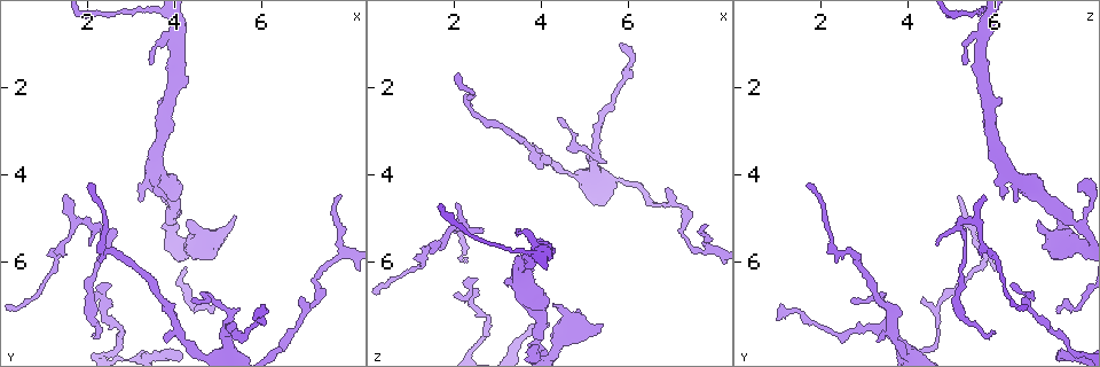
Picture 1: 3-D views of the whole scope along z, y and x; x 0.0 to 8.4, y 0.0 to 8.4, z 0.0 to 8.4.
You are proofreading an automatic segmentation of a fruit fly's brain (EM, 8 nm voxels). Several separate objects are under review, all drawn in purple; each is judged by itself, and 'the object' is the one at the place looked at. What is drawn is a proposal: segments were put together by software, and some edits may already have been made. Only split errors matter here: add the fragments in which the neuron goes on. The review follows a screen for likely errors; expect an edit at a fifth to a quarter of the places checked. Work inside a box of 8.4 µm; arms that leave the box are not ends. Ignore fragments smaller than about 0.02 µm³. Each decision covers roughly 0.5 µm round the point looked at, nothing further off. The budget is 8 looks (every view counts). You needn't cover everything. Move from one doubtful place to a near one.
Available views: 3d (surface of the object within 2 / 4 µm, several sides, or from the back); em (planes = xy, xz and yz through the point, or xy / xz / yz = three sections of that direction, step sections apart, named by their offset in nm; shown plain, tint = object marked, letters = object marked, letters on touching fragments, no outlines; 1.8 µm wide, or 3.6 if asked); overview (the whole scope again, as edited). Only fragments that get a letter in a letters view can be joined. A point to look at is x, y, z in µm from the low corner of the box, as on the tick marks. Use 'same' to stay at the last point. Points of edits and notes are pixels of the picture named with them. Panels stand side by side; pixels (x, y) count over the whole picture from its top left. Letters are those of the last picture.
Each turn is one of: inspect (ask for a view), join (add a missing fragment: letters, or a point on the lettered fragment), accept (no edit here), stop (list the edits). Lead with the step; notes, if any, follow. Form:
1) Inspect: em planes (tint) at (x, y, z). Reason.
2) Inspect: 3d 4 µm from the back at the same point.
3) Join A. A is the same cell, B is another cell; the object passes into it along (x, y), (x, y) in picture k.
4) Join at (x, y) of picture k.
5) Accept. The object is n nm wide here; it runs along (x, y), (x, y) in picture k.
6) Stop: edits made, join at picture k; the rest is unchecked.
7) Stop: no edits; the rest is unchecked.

Inspect: 3d 4 µm at (5.85, 7.35, 0.95). Thin end.

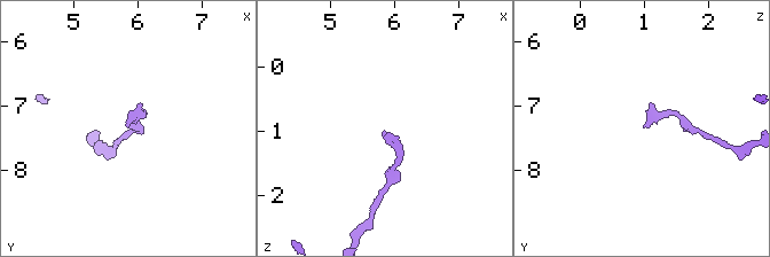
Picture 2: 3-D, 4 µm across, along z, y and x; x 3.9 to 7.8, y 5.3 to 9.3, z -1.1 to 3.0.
Inspect: em xz step 16 (plain) at (5.85, 7.30, 0.95). Shape alone is not enough.

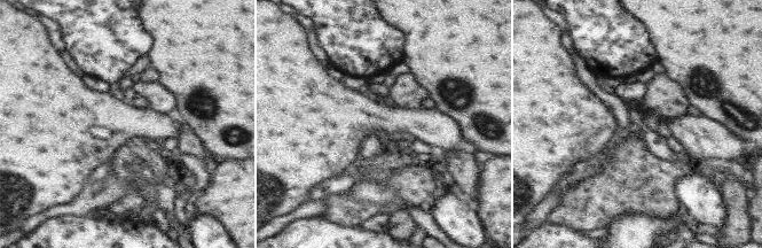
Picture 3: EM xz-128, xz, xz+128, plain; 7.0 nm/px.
Inspect: em xz step 16 (letters) at the same point. What lies round it.

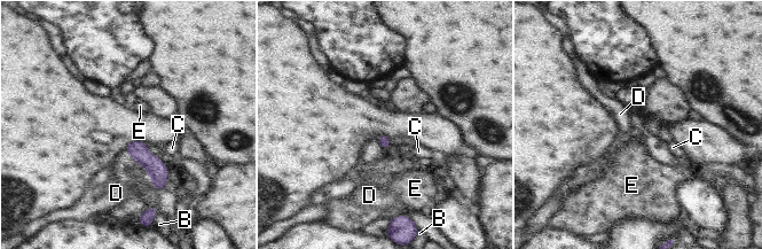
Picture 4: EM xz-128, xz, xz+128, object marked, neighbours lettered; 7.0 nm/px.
Accept. B, C, D and E are other cells; no lettered fragment goes on from it.

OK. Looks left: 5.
Inspect: 3d 2 µm at (2.05, 5.65, 4.70). Tapers out.

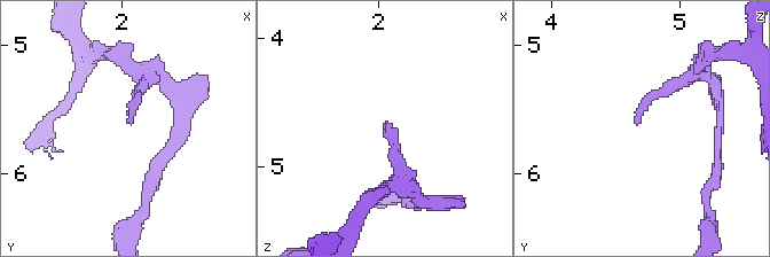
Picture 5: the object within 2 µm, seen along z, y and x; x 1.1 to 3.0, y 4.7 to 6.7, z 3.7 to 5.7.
Inspect: em planes (letters) at (2.06, 5.60, 4.68).

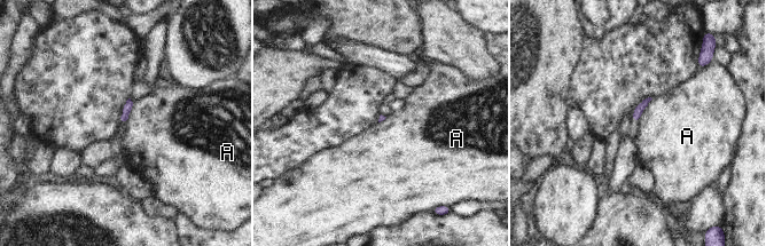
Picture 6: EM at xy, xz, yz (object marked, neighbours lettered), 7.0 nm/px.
Accept. A is another cell; a border runs along (653, 98), (635, 124) in picture 6; no lettered fragment goes on from it.

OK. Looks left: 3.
Inspect: 3d 2 µm at (2.25, 7.55, 5.95). Tapers out.

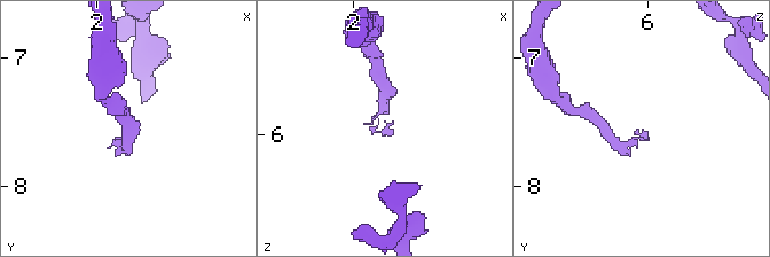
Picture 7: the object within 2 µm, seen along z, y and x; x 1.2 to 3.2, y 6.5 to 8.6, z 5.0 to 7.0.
Inspect: em xz step 8 (tint) at (2.28, 7.56, 5.98). Now the EM.

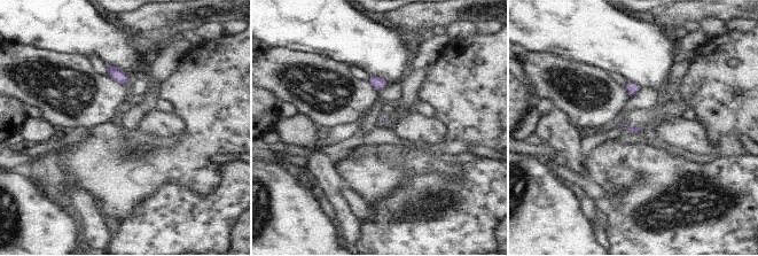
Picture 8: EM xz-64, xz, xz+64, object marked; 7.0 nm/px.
Inspect: em planes (letters) at the same point.

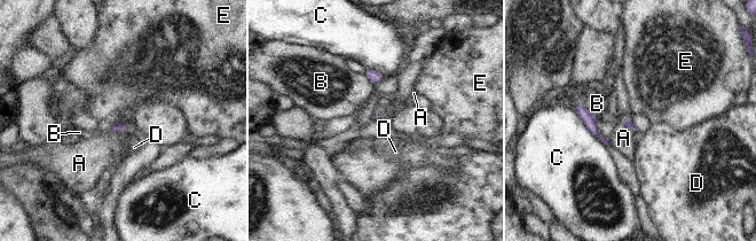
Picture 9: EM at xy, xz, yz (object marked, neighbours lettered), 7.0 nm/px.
Join A. The longest contact is with C, 380 nm; A is the same cell, B, C, D and E are other cells; the neuron continues.

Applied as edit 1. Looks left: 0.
Stop: edits made, join at picture 9; the rest is unchecked.

